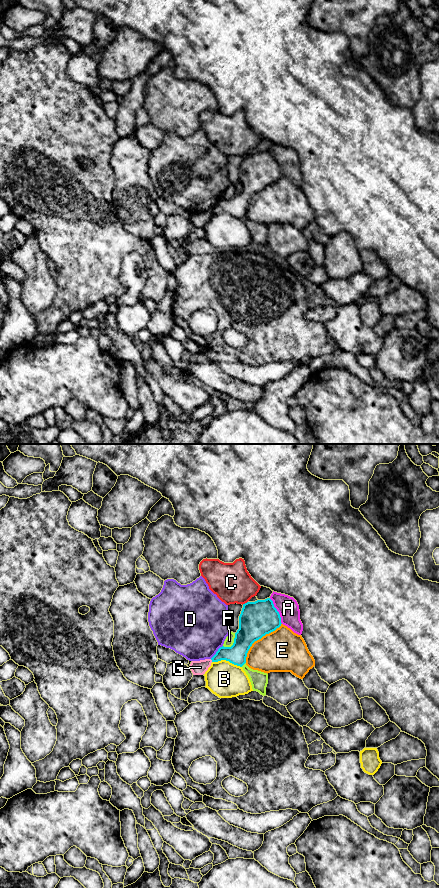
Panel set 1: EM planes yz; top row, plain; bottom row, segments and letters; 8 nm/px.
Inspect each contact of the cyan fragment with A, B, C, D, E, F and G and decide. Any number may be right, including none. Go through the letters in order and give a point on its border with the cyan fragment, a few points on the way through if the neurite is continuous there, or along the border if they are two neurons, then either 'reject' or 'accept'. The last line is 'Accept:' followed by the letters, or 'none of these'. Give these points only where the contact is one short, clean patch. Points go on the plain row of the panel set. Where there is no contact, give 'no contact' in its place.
A: meets cyan in yz at (277, 163); reject
B: meets cyan in yz at (227, 212); reject
C: meets cyan in yz at (245, 155); reject
D: meets cyan in yz at (216, 204); reject
E: meets cyan in yz at (258, 191); reject
F: meets cyan in yz at (233, 195); reject
G: meets cyan in yz at (211, 211); border along yz (210, 211), (212, 213); reject
Accept: none of these

